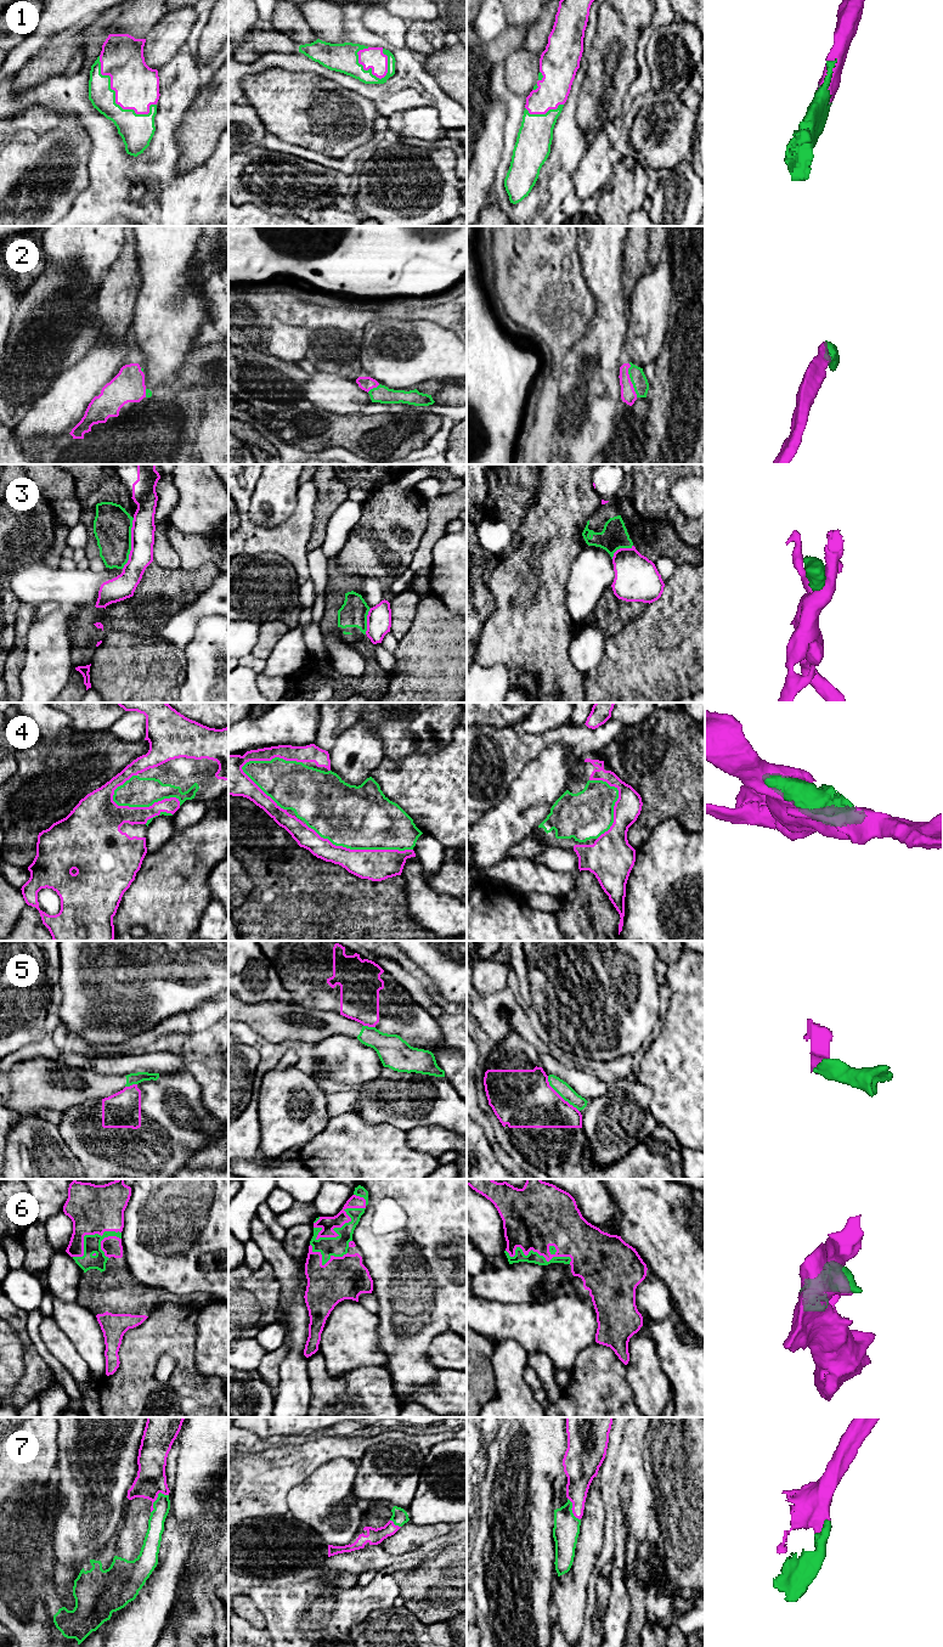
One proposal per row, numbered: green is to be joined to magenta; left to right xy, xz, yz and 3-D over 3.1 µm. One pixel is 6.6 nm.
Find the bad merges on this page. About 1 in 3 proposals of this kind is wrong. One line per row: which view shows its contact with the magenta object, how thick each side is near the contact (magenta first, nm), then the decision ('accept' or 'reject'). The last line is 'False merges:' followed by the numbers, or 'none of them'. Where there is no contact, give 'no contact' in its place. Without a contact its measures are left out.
1: contact in xy; calibres 300 and 190 nm; accept
2: contact in yz; calibres 100 and 100 nm; accept
3: contact in xy; calibres 160 and 260 nm; reject
4: contact in xz; calibres 220 and 320 nm; accept
5: contact in yz; calibres 380 and 90 nm; reject
6: contact in yz; calibres 420 and 80 nm; accept
7: contact in xy; calibres 200 and 110 nm; accept
False merges: 3, 5

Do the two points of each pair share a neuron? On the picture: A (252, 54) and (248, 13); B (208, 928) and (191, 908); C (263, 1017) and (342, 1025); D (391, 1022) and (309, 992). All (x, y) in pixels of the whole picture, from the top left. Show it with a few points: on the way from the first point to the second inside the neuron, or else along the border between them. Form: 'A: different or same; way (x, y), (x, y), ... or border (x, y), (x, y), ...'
A: different; border (257, 27), (241, 44)
B: different; border (213, 898), (204, 909), (197, 928)
C: same; way (282, 1024), (298, 1030), (322, 1031)
D: same; way (372, 1002), (362, 992), (329, 992)

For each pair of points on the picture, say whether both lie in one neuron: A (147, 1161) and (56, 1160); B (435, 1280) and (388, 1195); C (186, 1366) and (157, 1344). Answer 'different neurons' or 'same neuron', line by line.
A: different neurons
B: same neuron
C: same neuron

